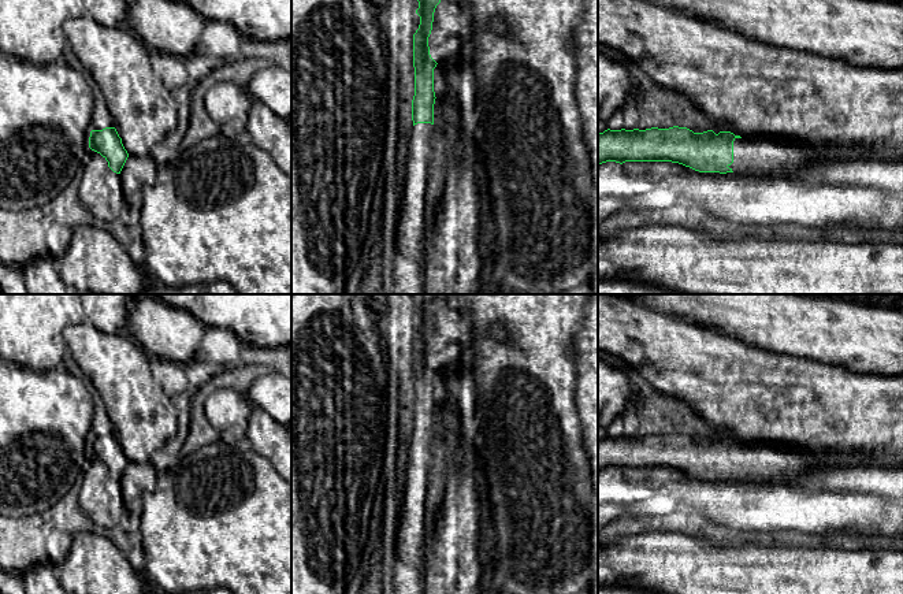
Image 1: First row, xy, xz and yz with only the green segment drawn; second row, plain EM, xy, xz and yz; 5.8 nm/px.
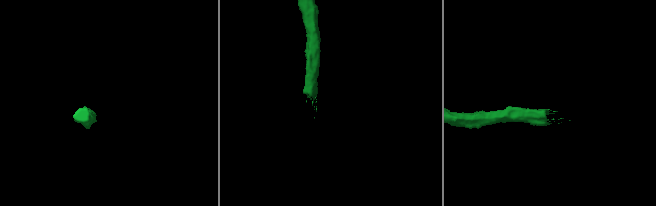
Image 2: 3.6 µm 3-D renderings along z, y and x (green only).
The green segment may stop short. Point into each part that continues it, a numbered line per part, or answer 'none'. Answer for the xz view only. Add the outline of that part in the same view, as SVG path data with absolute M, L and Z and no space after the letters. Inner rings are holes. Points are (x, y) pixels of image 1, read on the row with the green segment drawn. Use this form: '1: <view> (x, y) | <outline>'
1: xz (407, 263) | M417 123L409 134L398 237L390 259L391 283L386 294L424 294L424 196L430 179L431 137L431 123Z

